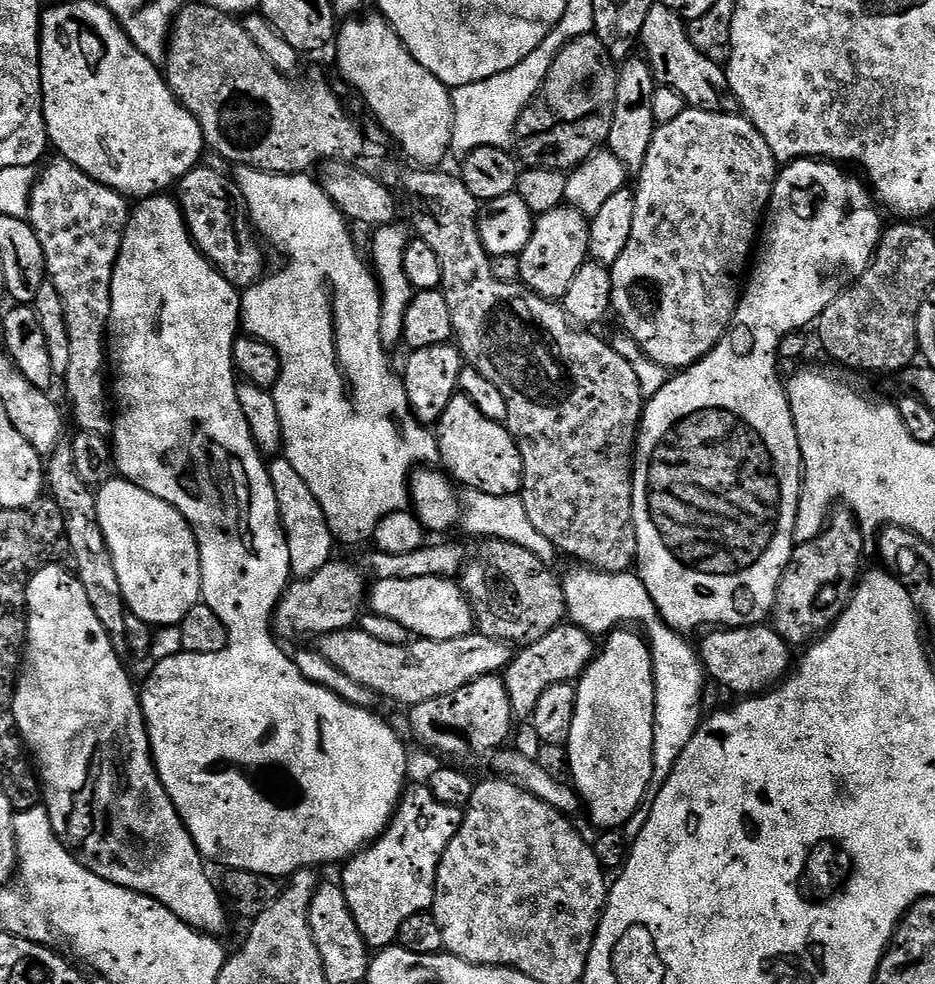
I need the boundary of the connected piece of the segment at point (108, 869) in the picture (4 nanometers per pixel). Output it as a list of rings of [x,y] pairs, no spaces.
[[[59,563],[47,564],[38,570],[28,581],[28,639],[22,653],[22,667],[16,681],[16,692],[12,696],[12,713],[16,723],[16,731],[38,773],[42,789],[42,804],[50,814],[50,826],[54,834],[67,846],[76,860],[86,866],[98,878],[106,878],[106,882],[114,882],[123,888],[134,890],[143,896],[157,900],[166,910],[170,910],[182,922],[205,934],[220,934],[228,924],[228,914],[221,889],[208,877],[206,861],[194,838],[186,830],[174,802],[170,802],[170,794],[162,786],[160,776],[156,772],[156,763],[152,760],[152,748],[148,744],[148,727],[144,725],[144,709],[140,706],[138,688],[132,685],[128,672],[124,669],[125,661],[116,653],[106,630],[102,630],[102,622],[98,622],[90,601],[86,598],[86,590],[82,590],[82,582],[75,571],[68,572]]]

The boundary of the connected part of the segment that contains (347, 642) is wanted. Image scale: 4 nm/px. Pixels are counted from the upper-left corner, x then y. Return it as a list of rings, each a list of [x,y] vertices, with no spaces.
[[[360,626],[343,628],[337,632],[328,632],[319,637],[318,651],[330,666],[336,666],[342,674],[352,678],[362,686],[374,690],[377,697],[393,700],[396,704],[411,706],[430,702],[434,698],[442,698],[446,694],[454,694],[454,690],[462,690],[470,682],[474,682],[483,676],[495,676],[503,673],[512,663],[513,649],[502,640],[495,640],[493,636],[481,634],[474,630],[468,636],[462,638],[450,638],[449,640],[422,640],[419,638],[411,641],[413,644],[387,644],[368,632],[363,632]]]

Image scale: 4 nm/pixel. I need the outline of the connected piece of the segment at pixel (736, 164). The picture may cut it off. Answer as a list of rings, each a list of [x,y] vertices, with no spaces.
[[[685,107],[684,112],[678,114],[678,118],[674,118],[674,122],[659,125],[656,133],[652,135],[650,150],[646,150],[646,158],[638,173],[640,181],[634,184],[636,201],[634,202],[634,226],[630,229],[630,242],[626,242],[626,250],[618,254],[618,262],[610,265],[610,271],[614,316],[624,323],[623,331],[631,336],[638,347],[658,366],[669,370],[683,370],[691,364],[696,364],[711,352],[712,347],[732,327],[736,304],[742,295],[742,281],[749,271],[750,261],[753,259],[754,249],[758,244],[758,233],[761,231],[768,205],[772,203],[772,187],[776,185],[777,175],[778,161],[774,158],[770,146],[766,146],[766,138],[758,134],[758,130],[743,114],[707,112]]]

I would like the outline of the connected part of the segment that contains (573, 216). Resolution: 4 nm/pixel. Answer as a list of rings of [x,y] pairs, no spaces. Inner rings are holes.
[[[561,206],[536,216],[530,242],[526,242],[526,250],[519,254],[519,283],[548,300],[563,301],[566,290],[570,290],[570,282],[574,282],[574,274],[578,274],[589,259],[589,227],[589,217],[571,206]]]

